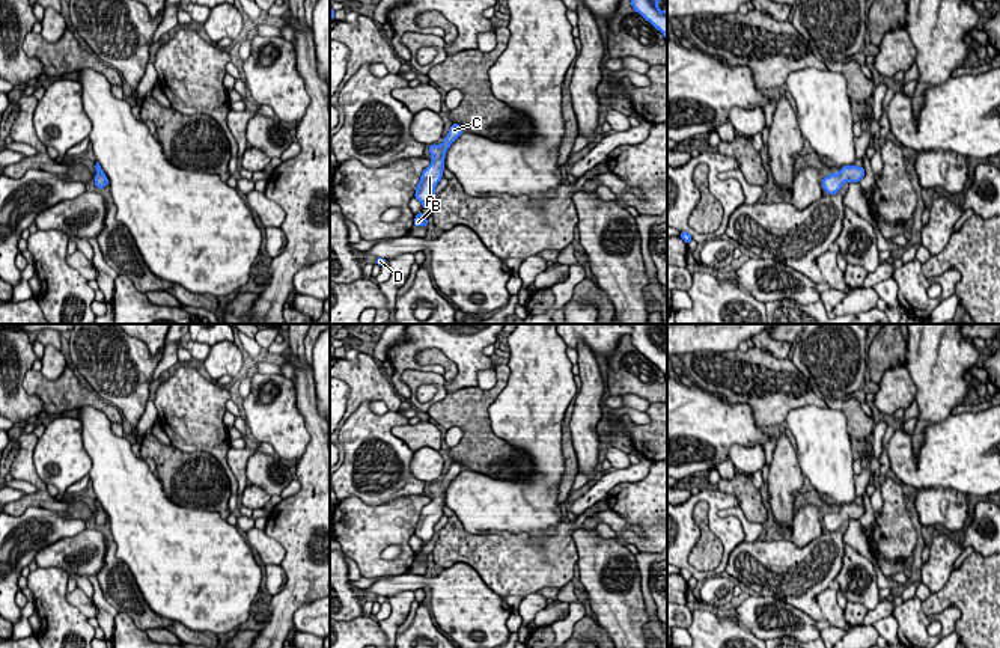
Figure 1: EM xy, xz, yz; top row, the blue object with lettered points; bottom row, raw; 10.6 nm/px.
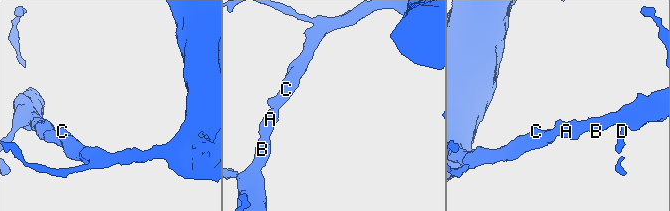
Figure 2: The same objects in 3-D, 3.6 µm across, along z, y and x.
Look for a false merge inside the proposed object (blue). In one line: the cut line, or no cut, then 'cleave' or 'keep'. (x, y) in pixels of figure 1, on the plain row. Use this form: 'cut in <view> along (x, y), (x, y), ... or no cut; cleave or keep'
no cut; keep

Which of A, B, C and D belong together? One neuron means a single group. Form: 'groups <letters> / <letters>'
groups A B C D

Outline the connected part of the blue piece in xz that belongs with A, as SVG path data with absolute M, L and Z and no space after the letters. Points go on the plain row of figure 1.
M452 461L447 473L444 475L444 479L441 482L431 482L428 485L432 499L422 509L414 532L414 535L422 539L422 547L426 546L426 543L434 536L434 527L443 515L446 490L462 470L464 467L458 461Z

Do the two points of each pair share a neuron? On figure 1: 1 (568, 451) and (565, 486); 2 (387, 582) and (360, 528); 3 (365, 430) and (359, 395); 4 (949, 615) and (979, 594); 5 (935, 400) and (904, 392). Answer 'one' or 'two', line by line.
1: one
2: two
3: two
4: two
5: two

